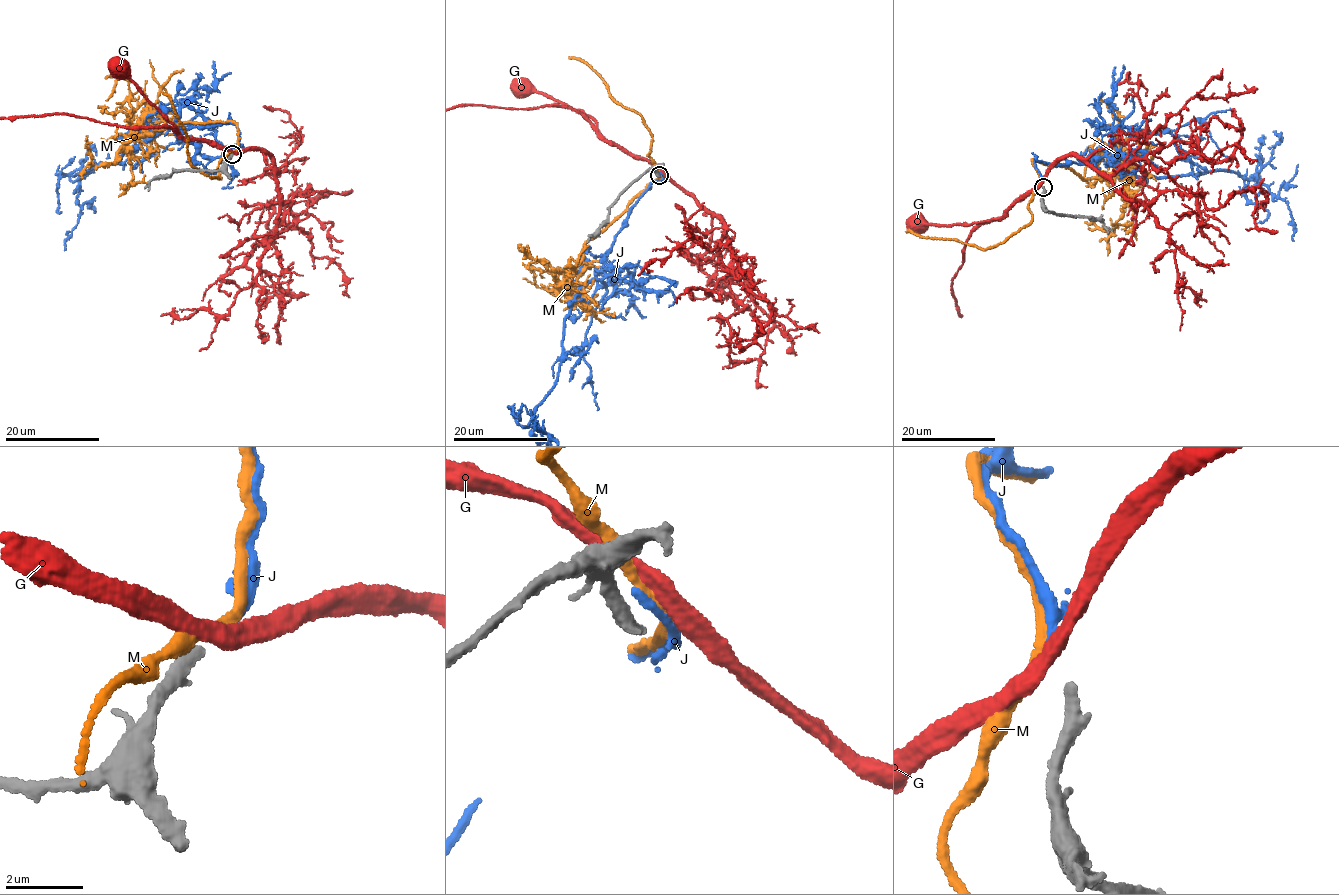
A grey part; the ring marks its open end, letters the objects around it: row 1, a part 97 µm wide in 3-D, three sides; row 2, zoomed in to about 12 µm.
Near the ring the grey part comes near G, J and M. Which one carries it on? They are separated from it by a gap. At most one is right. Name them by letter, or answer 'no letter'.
no letter

